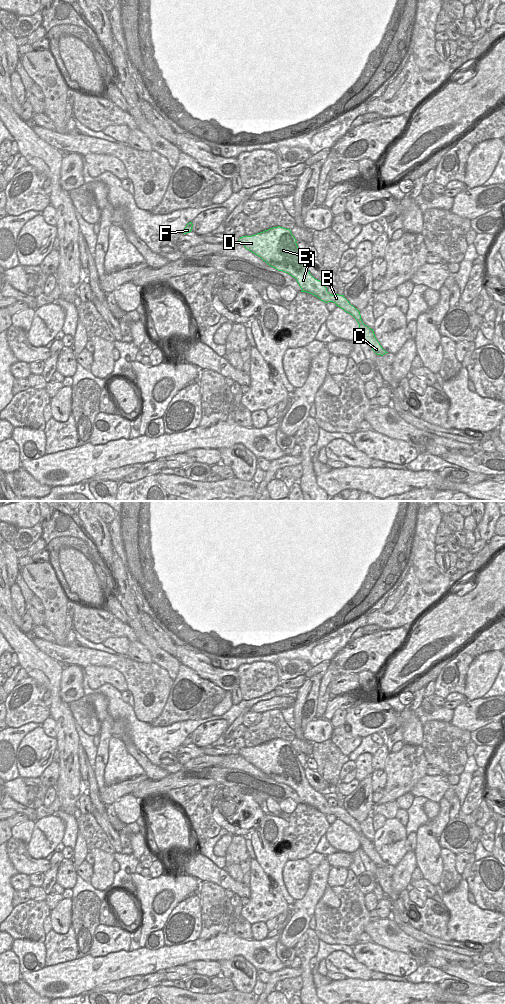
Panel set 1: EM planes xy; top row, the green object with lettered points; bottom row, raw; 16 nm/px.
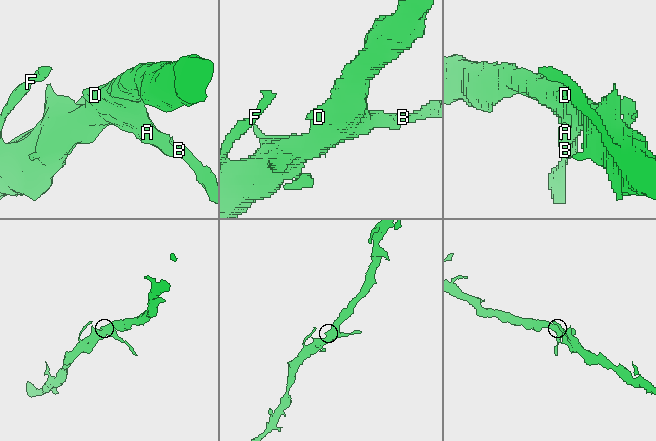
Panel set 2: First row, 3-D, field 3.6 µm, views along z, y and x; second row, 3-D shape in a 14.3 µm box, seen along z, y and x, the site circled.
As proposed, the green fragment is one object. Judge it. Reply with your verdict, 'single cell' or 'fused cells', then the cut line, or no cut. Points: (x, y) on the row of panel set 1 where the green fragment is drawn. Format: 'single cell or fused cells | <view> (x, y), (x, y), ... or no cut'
single cell | no cut

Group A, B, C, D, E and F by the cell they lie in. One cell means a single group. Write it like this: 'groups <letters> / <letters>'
groups A B C D E F

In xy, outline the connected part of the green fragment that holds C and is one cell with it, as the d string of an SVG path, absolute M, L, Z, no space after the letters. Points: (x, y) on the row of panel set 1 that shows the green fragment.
M280 226L239 239L247 250L259 256L269 266L294 277L302 289L301 292L310 293L325 303L333 302L351 314L359 324L360 336L372 350L381 356L388 353L376 339L373 329L363 323L359 310L351 305L344 295L330 294L324 283L310 274L296 241L290 229Z

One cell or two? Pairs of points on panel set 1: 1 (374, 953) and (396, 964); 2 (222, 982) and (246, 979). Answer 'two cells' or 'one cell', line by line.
1: one cell
2: two cells

